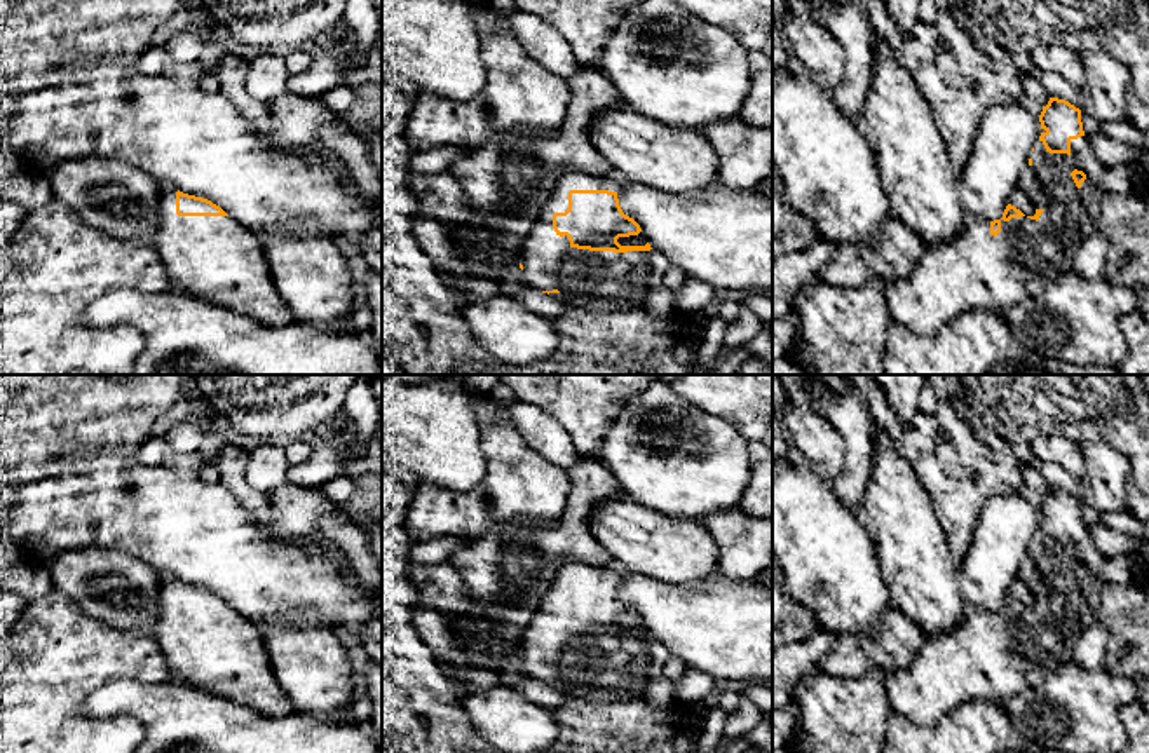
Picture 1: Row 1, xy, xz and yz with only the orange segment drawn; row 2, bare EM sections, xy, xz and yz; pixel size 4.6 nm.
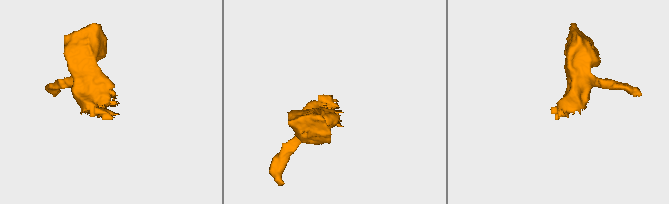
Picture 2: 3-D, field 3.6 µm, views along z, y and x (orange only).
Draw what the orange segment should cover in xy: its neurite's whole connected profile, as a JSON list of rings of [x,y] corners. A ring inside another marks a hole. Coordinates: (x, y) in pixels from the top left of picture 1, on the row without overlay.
[[[160,573],[157,622],[152,638],[178,682],[272,718],[295,711],[277,683],[258,624],[237,614],[211,591],[183,584],[171,573]]]

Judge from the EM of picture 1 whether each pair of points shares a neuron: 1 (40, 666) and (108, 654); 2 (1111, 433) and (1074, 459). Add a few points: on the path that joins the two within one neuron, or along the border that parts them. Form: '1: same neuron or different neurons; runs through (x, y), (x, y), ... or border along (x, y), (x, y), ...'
1: same neuron; runs through (58, 664), (82, 664), (91, 656)
2: different neurons; border along (1040, 434), (1060, 434), (1076, 445)

